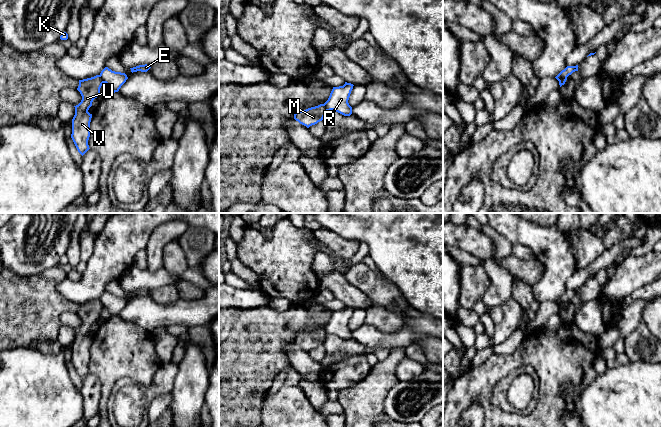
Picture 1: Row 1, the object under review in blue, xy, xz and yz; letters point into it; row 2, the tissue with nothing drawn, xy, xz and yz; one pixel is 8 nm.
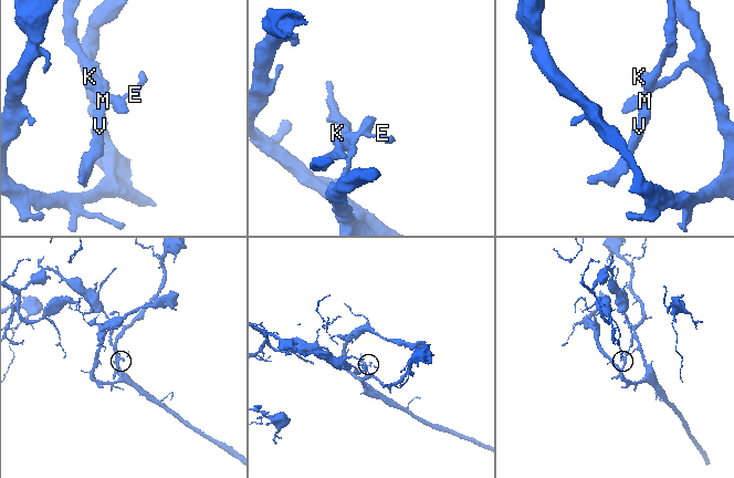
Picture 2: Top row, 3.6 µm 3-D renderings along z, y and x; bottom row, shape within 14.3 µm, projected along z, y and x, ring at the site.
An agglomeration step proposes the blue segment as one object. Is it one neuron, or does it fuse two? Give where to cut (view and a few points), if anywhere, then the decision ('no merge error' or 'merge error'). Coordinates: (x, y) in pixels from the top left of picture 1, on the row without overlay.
xy (99, 299), (103, 306) | merge error

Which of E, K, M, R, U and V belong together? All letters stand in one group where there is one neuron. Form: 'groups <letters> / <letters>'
groups E R / K M U V

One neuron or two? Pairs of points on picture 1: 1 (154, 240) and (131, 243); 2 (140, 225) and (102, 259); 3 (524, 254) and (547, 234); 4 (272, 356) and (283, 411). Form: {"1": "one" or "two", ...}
{"1": "two", "2": "one", "3": "two", "4": "two"}

